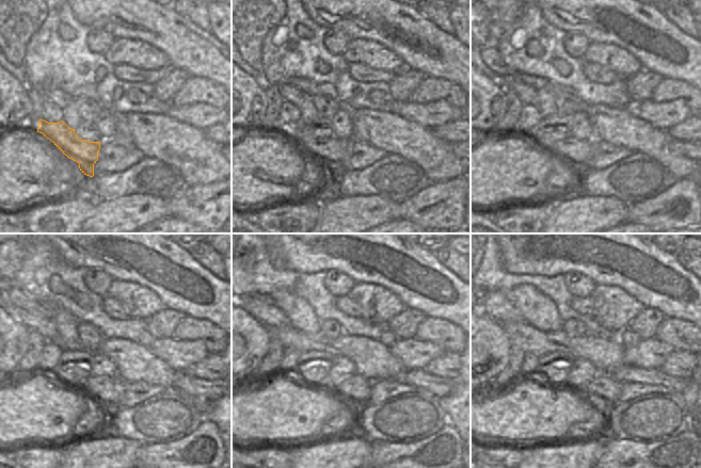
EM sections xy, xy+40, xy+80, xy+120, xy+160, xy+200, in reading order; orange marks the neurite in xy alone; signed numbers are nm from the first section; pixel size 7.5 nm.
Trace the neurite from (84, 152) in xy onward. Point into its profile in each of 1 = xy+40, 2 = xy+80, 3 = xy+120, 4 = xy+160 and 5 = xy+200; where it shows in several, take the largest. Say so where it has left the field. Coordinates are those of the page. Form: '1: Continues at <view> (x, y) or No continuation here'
1: Continues at xy+40 (330, 150)
2: Continues at xy+80 (575, 151)
3: Continues at xy+120 (108, 390)
4: Continues at xy+160 (356, 387)
5: Continues at xy+200 (603, 384)

